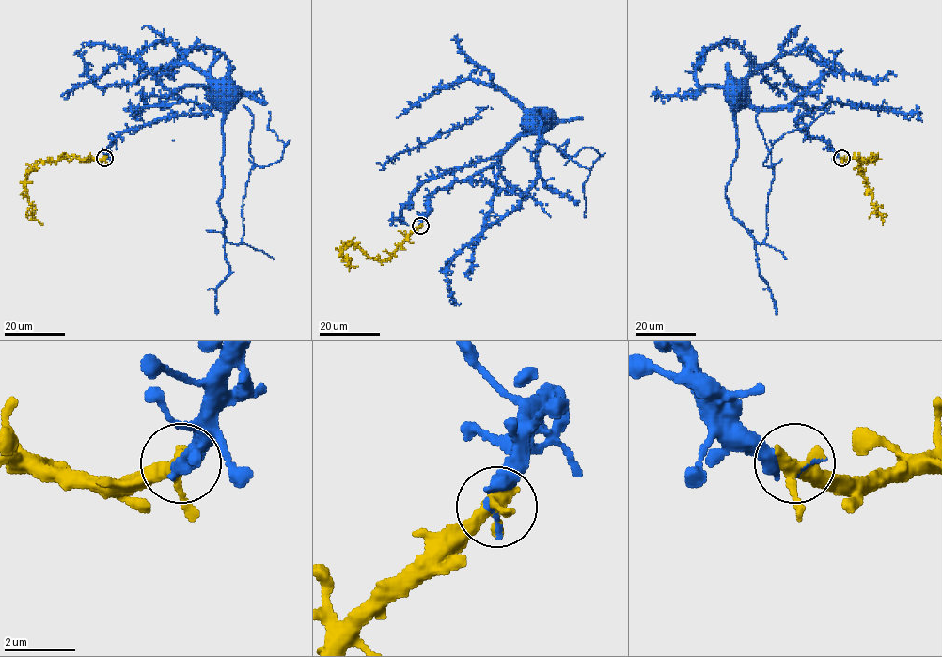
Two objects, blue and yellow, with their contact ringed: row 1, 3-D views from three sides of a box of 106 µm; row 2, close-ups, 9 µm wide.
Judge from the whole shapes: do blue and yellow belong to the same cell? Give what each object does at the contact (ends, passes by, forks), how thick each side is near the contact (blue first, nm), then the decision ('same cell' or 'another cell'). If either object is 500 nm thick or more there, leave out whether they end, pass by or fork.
blue ends | yellow passes by | 140/420 nm | same cell

